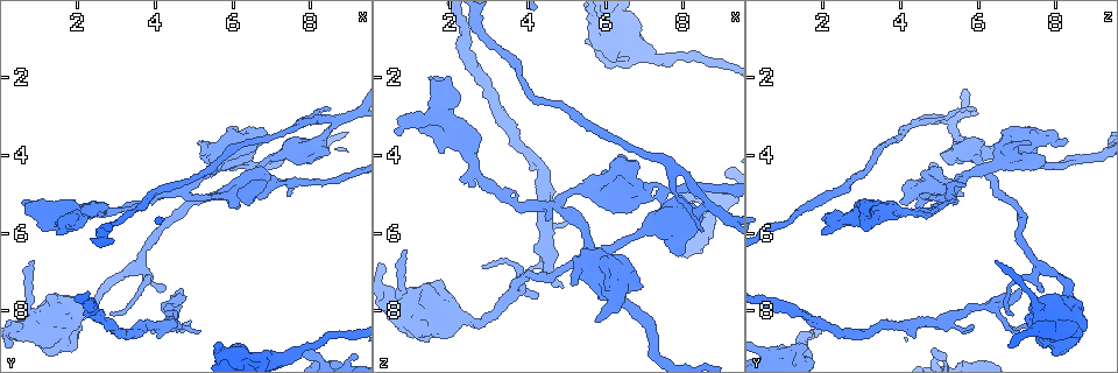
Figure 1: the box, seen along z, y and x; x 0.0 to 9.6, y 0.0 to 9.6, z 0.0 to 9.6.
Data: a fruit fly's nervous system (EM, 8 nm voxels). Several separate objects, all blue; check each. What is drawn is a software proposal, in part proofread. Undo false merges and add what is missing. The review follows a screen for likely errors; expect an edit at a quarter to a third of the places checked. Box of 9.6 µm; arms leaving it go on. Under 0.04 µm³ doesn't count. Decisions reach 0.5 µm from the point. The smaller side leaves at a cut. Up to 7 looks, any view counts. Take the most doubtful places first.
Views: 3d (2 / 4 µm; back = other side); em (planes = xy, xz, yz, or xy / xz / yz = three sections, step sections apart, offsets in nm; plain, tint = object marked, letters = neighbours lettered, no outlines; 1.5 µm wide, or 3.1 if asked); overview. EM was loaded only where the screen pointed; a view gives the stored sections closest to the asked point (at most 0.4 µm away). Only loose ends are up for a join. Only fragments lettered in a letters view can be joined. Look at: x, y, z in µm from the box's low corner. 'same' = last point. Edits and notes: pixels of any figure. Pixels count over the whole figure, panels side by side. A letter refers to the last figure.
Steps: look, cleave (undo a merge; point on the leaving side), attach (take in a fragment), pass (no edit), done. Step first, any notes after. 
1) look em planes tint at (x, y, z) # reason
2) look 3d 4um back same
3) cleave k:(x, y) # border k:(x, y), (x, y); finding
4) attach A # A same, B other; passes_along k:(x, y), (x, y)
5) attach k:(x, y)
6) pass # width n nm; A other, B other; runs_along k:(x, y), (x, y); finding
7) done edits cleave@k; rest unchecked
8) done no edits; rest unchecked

look em planes letters at (4.75, 7.45, 7.05) # an open end

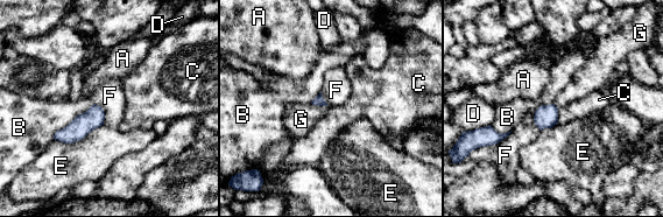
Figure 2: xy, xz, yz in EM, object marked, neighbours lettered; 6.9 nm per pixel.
attach G # A other, B other, C other, D other, E other, F other, G same; passes_along 2:(318, 100), (319, 105), (301, 119); the neuron continues

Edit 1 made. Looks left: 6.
look overview # see it whole again

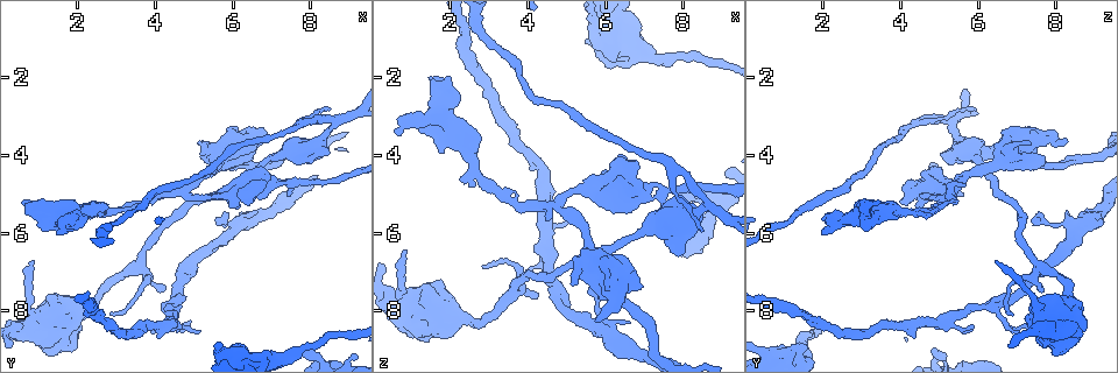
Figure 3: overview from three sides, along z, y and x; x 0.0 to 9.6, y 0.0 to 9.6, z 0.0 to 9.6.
look em planes letters at (6.95, 3.45, 7.15) # thick end

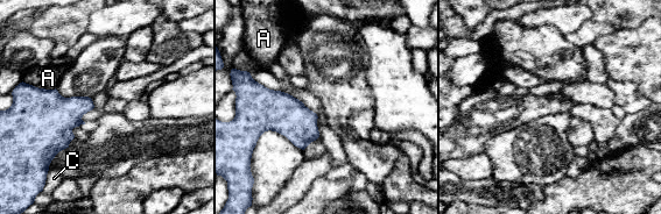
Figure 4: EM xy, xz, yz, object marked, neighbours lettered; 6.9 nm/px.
pass # A other, C other; border 4:(27, 83), (39, 87), (55, 88); no lettered fragment goes on from it

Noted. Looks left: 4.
look em planes tint at (7.25, 4.70, 4.95) # thin neck

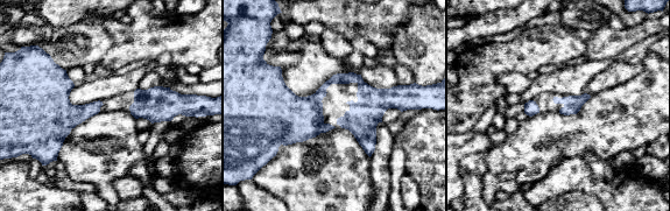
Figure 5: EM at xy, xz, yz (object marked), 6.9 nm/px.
look em planes letters same # see the neighbours

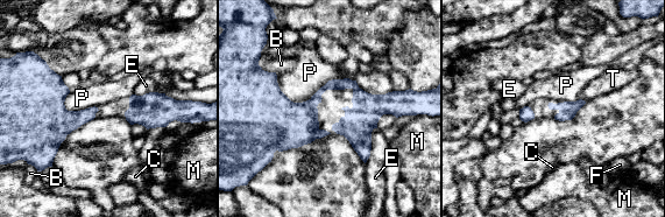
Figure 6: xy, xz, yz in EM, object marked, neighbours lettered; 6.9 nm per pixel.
pass # longest_contact P 500 nm; B other, C other, E other, F other, M other, P other, T other; all the same neuron

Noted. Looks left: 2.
done edits attach@2; rest unchecked

